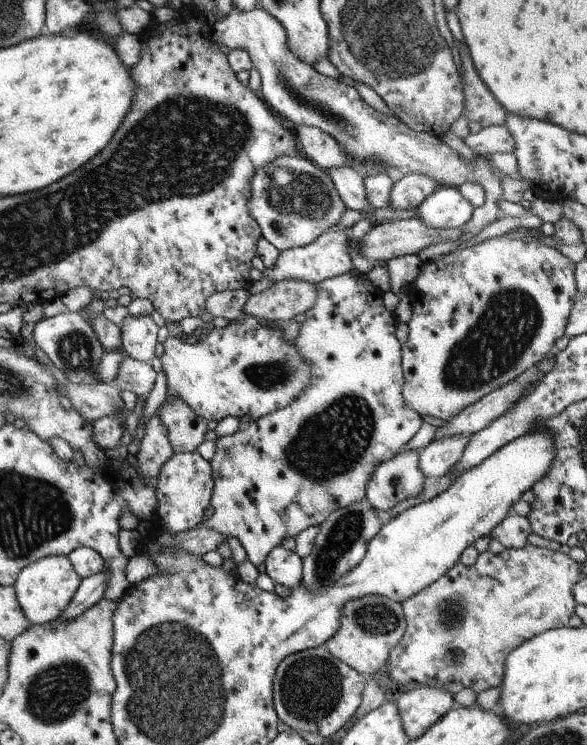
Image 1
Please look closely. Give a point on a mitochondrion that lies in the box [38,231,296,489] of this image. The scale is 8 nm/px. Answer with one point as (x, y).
(75, 352)

